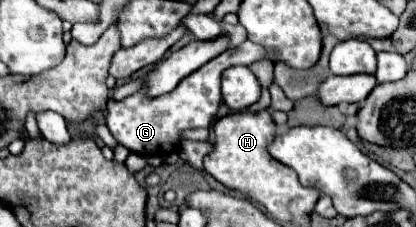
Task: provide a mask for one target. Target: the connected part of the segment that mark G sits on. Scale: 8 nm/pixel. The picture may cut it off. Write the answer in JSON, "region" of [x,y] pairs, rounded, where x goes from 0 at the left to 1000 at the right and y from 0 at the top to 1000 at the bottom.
{"region":[[[587,185],[567,211],[548,211],[529,247],[495,273],[481,308],[447,335],[442,361],[433,361],[413,405],[361,432],[346,396],[298,432],[298,441],[260,441],[260,502],[255,546],[269,581],[269,599],[284,617],[284,634],[303,643],[313,670],[337,687],[399,687],[413,661],[428,661],[428,634],[442,617],[442,581],[462,564],[505,564],[510,529],[524,502],[524,476],[534,458],[529,414],[529,326],[538,300],[587,282],[601,291],[615,264],[635,264],[644,238],[635,238],[630,203],[615,203],[611,185]]]}

